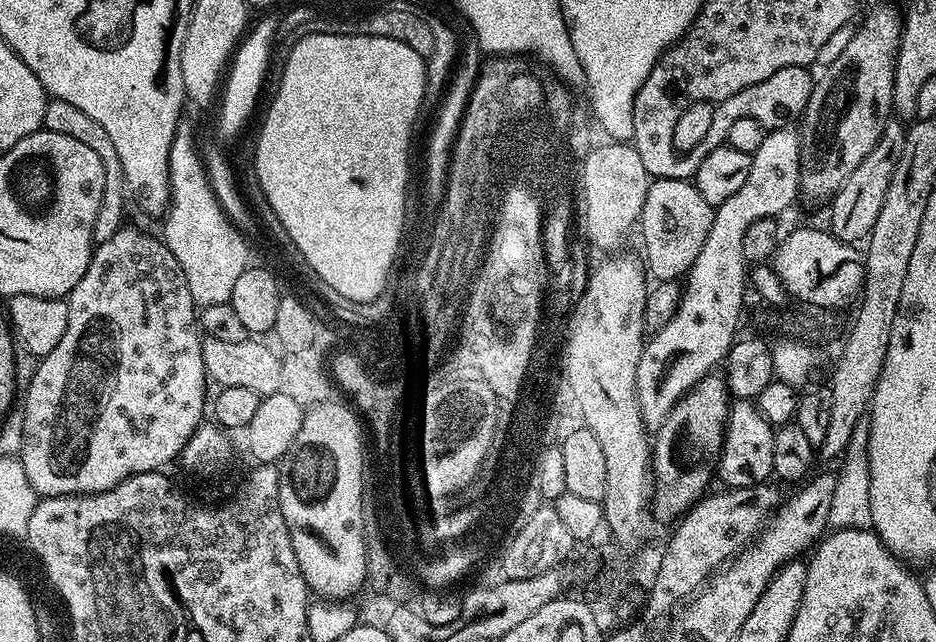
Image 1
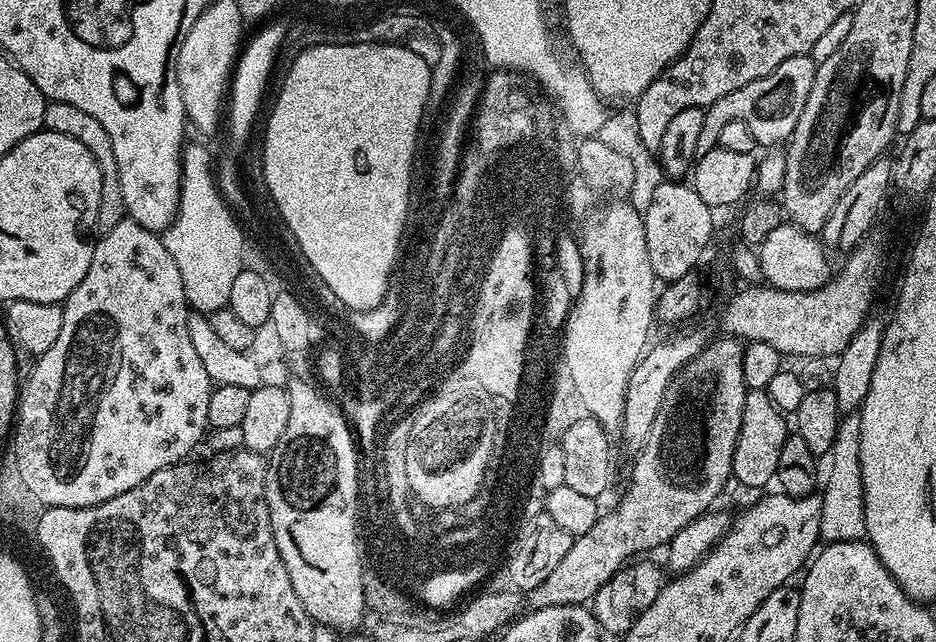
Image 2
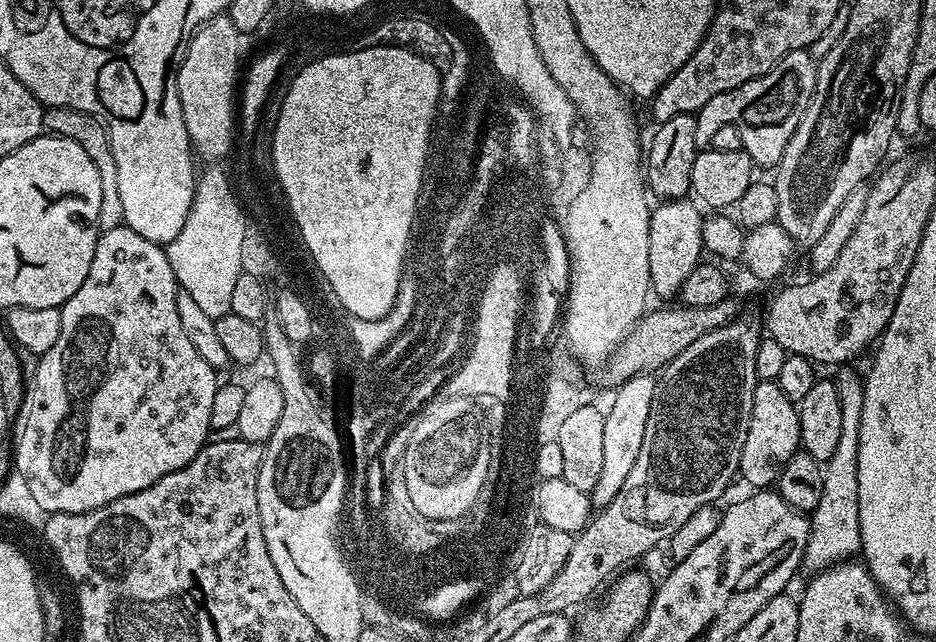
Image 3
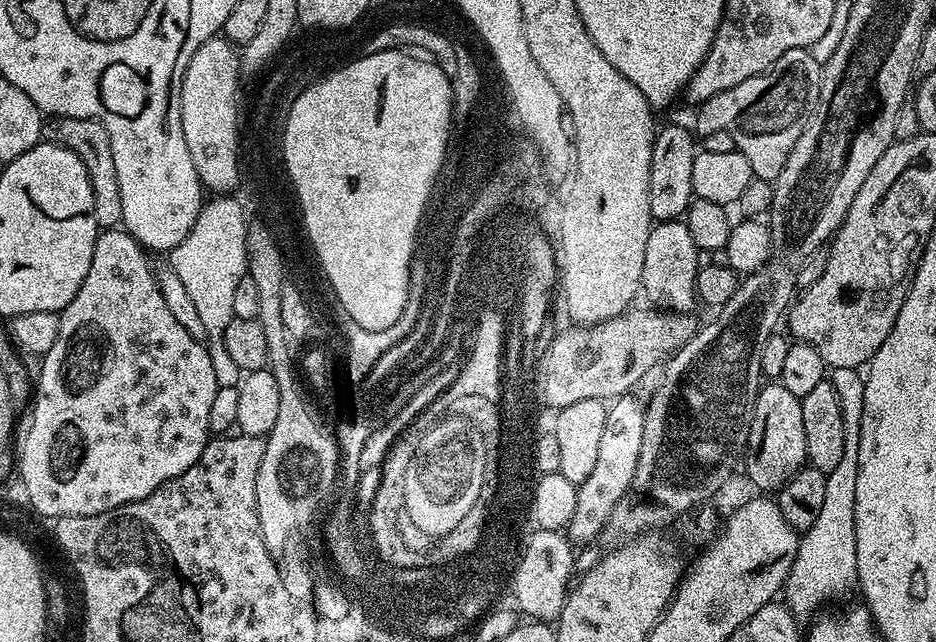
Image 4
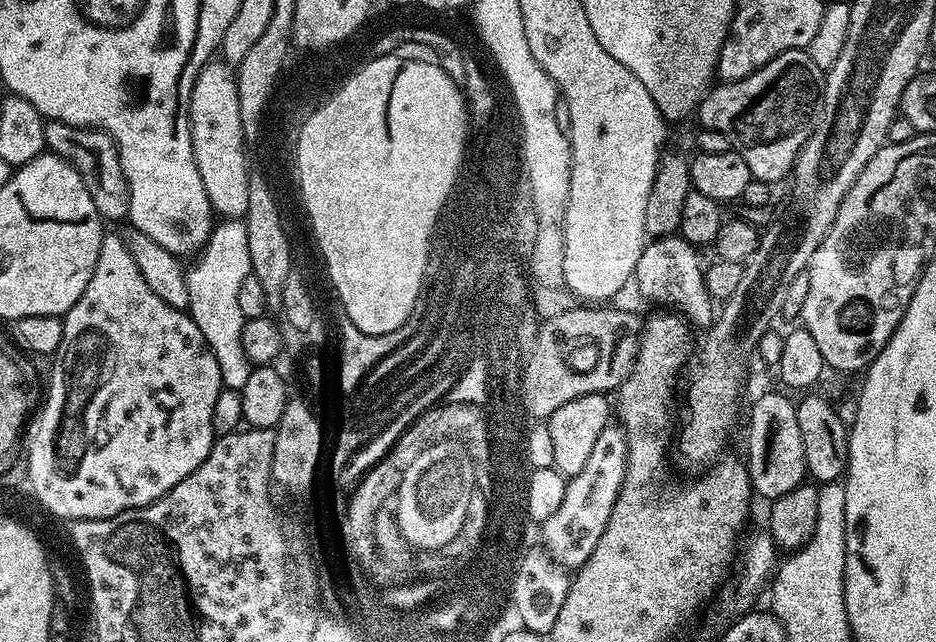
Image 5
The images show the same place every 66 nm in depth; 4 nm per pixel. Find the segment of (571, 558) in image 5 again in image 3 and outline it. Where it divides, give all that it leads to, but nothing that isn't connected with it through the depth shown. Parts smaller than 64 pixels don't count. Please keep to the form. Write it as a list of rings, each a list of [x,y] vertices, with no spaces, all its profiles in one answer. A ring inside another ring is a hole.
[[[641,374],[626,380],[617,388],[611,397],[612,405],[604,412],[602,426],[602,474],[598,474],[598,482],[590,493],[590,504],[593,509],[604,508],[622,490],[622,482],[626,482],[626,474],[630,474],[634,461],[638,458],[638,450],[642,450],[642,434],[646,434],[646,418],[650,414],[650,402],[654,398],[656,380],[651,375]]]

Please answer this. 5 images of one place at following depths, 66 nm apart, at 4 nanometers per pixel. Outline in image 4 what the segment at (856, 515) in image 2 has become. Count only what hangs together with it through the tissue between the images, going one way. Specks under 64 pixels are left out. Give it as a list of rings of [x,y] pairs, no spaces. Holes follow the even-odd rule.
[[[833,368],[830,379],[834,394],[838,394],[838,406],[842,410],[842,430],[846,448],[834,470],[826,473],[826,494],[822,510],[814,518],[814,526],[800,536],[798,554],[782,589],[782,600],[793,616],[803,618],[819,613],[827,600],[836,600],[856,584],[856,539],[854,538],[854,486],[858,482],[858,438],[862,426],[862,402],[864,401],[864,376],[855,368]]]

